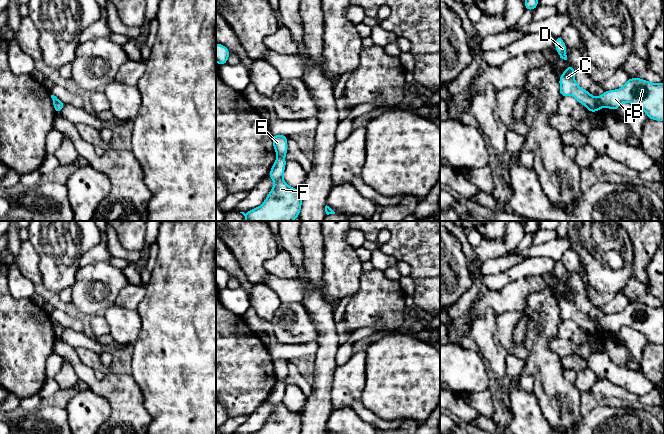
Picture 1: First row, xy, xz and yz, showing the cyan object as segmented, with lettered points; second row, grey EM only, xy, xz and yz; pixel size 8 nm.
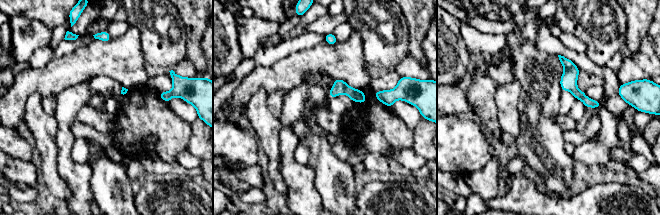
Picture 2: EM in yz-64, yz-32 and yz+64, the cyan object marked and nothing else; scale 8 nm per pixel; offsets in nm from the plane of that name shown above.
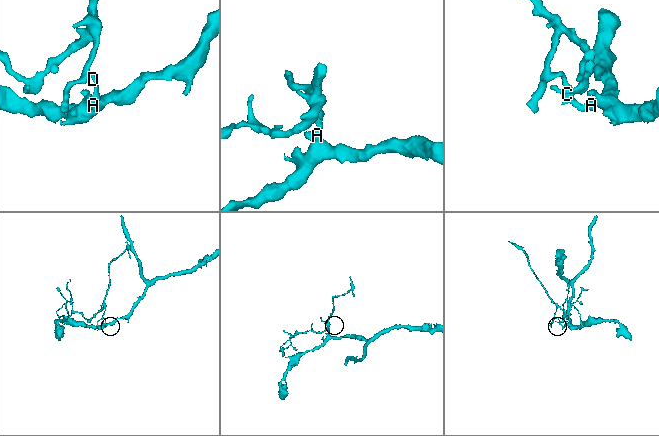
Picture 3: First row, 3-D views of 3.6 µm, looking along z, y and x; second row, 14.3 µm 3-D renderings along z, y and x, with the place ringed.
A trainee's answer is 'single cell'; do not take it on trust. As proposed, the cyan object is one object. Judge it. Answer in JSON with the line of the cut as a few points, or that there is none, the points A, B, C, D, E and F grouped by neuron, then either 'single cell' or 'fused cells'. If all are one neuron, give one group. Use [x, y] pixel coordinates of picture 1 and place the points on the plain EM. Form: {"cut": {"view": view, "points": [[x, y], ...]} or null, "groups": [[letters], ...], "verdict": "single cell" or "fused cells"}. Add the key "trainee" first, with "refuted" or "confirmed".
{"trainee": "refuted", "cut": {"view": "yz", "points": [[598, 322], [603, 329]]}, "groups": [["A", "B", "F"], ["C", "D", "E"]], "verdict": "fused cells"}

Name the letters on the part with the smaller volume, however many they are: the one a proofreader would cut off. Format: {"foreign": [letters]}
{"foreign": ["C", "D", "E"]}

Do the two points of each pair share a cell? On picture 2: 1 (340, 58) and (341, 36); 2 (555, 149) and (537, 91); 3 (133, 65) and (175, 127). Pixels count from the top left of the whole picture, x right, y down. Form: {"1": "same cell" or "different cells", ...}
{"1": "different cells", "2": "same cell", "3": "different cells"}

